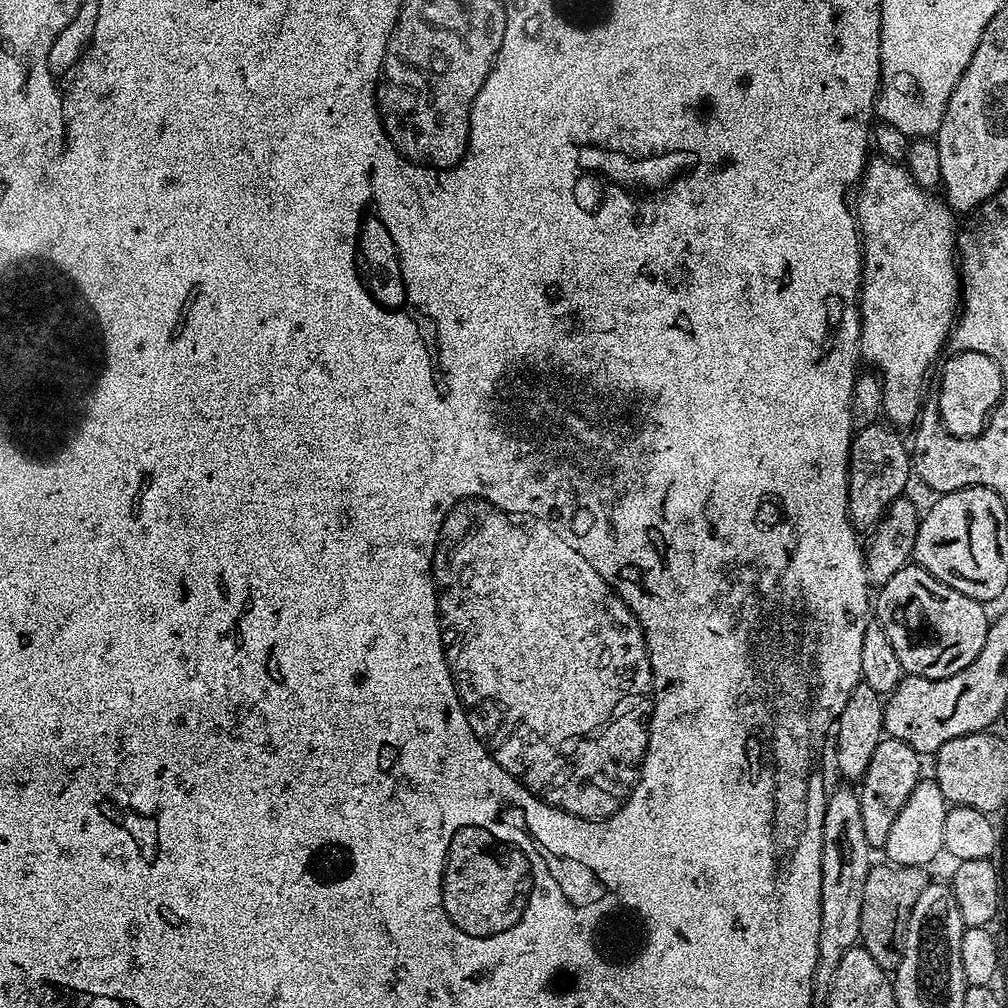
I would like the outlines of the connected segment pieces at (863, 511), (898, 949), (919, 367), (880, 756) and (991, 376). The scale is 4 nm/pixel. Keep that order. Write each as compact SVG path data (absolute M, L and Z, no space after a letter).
M877 422L859 429L852 437L848 459L848 513L857 529L877 525L896 499L903 497L912 472L910 448L895 427Z
M876 862L866 878L866 890L862 890L860 940L870 958L874 958L874 962L889 974L895 973L902 962L904 931L914 910L914 902L922 898L922 890L926 890L930 883L930 876L926 873L924 868Z
M872 158L869 159L868 163L864 166L864 175L860 177L858 181L858 189L860 188L860 197L855 197L854 200L854 215L858 221L858 231L862 237L862 251L864 253L864 275L860 277L860 354L863 363L866 365L873 364L875 371L878 373L880 381L884 384L884 410L883 415L886 417L887 423L892 426L901 426L900 424L908 424L908 426L915 425L919 414L920 405L922 403L922 397L925 395L926 389L924 389L924 375L932 368L932 363L940 356L940 351L945 351L948 338L952 334L952 325L955 324L958 315L958 309L962 303L962 289L960 287L960 274L958 271L958 220L956 224L957 217L954 215L952 208L948 206L947 203L939 195L934 196L929 189L920 188L919 185L912 180L912 176L908 171L907 167L903 163L897 162L895 160L886 160L883 158Z
M885 735L878 742L878 746L874 746L870 766L866 766L864 775L858 781L862 827L866 833L866 842L873 850L883 849L890 834L890 826L894 826L894 818L898 818L902 806L906 806L906 798L910 798L914 786L922 779L920 760L921 753L915 752L909 744L890 735Z
M978 351L953 353L944 366L940 392L936 396L941 424L954 437L981 434L1005 388L1006 381L1001 376L1000 367L988 355Z

